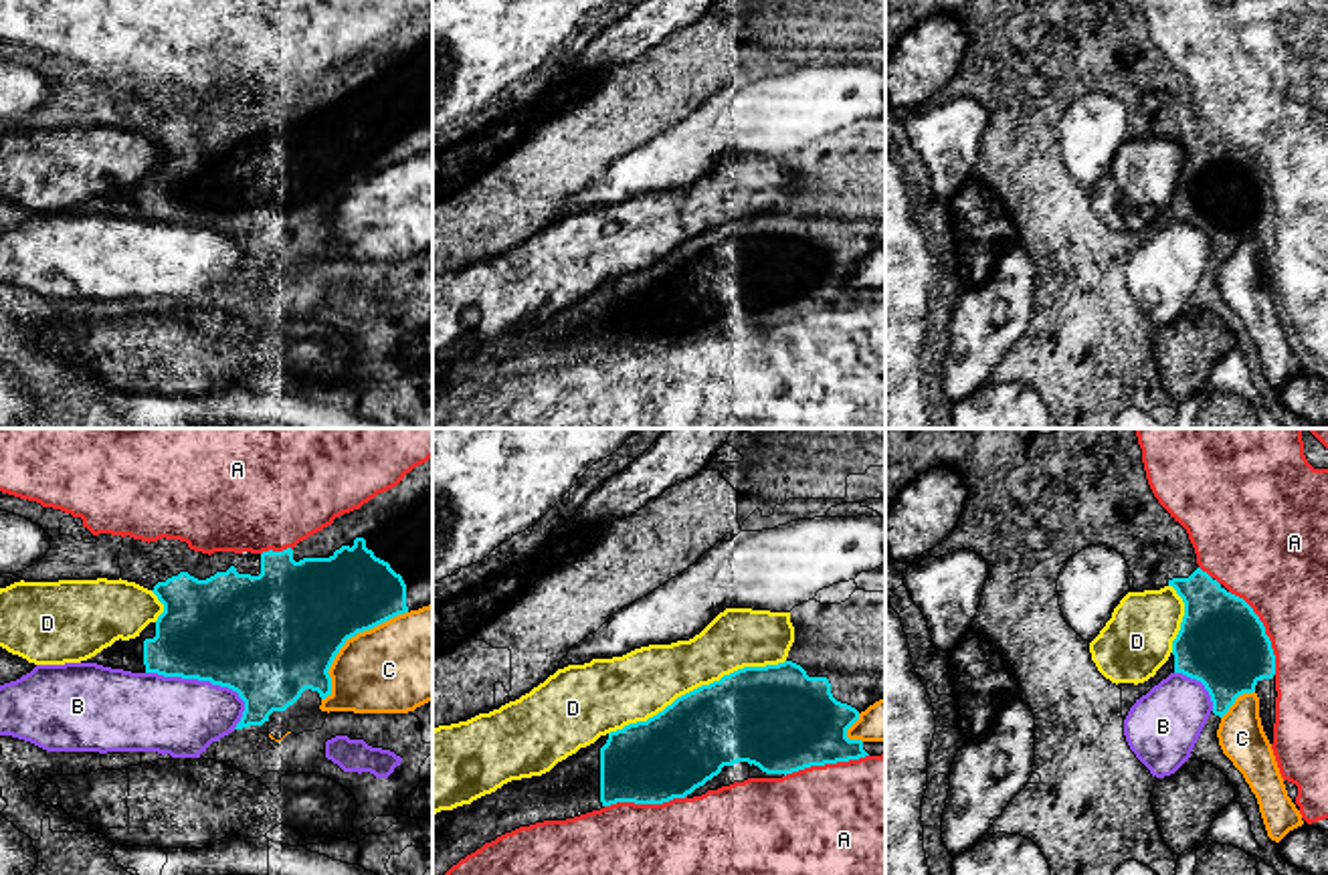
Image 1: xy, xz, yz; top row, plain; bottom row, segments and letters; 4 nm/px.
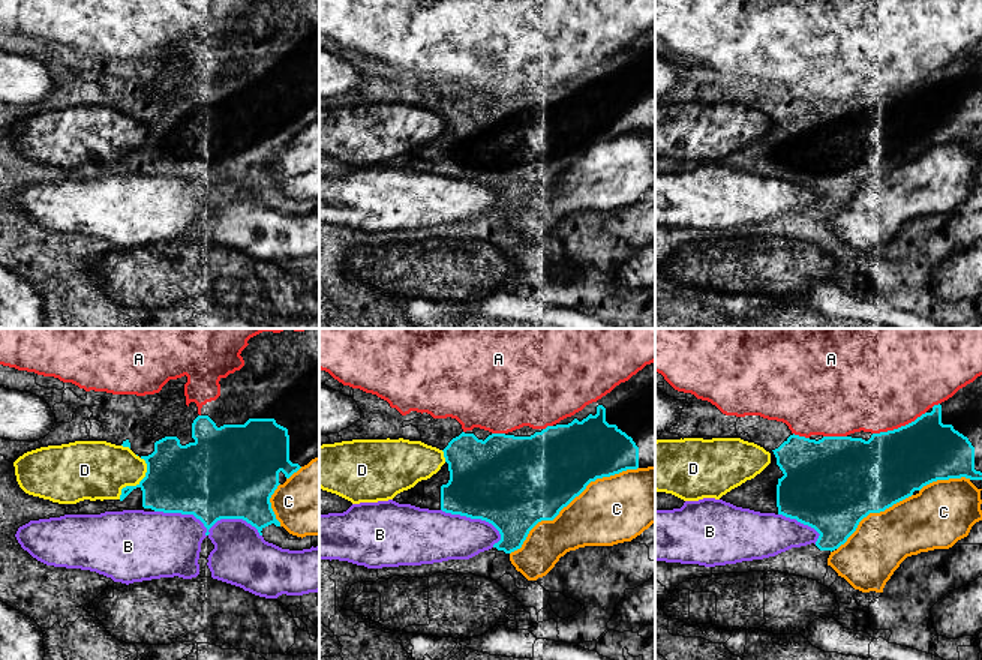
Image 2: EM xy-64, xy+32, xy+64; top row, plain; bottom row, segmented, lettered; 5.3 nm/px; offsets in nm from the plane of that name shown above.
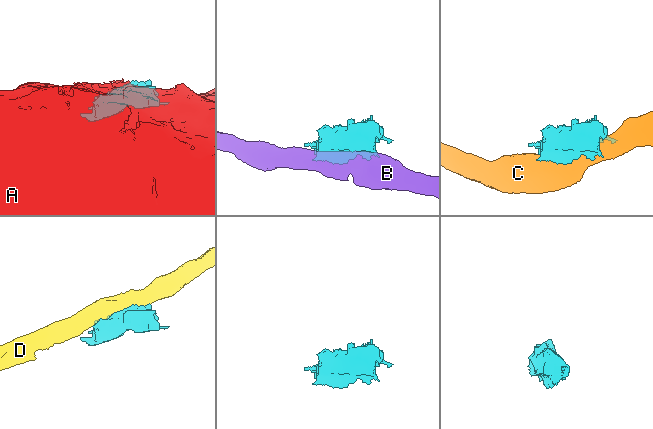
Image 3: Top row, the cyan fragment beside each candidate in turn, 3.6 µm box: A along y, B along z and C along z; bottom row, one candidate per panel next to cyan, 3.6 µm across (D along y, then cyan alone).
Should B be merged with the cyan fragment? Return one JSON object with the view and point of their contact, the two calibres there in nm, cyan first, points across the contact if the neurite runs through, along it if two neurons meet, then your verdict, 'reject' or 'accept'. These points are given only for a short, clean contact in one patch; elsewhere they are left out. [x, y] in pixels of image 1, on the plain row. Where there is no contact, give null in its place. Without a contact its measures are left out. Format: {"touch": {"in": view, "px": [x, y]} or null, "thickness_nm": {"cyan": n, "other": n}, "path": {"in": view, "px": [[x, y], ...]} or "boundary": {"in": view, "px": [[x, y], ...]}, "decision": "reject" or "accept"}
{"touch": {"in": "xy", "px": [203, 227]}, "thickness_nm": {"cyan": 460, "other": 300}, "decision": "reject"}

